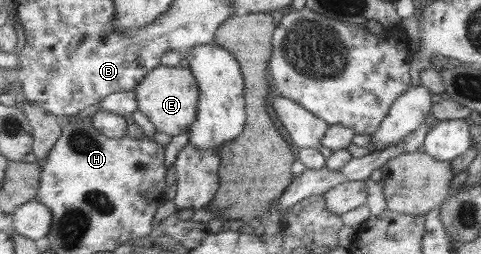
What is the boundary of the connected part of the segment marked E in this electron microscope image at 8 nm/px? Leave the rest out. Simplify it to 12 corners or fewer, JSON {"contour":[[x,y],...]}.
{"contour":[[160,65],[135,91],[158,132],[190,132],[199,82],[190,67]]}

